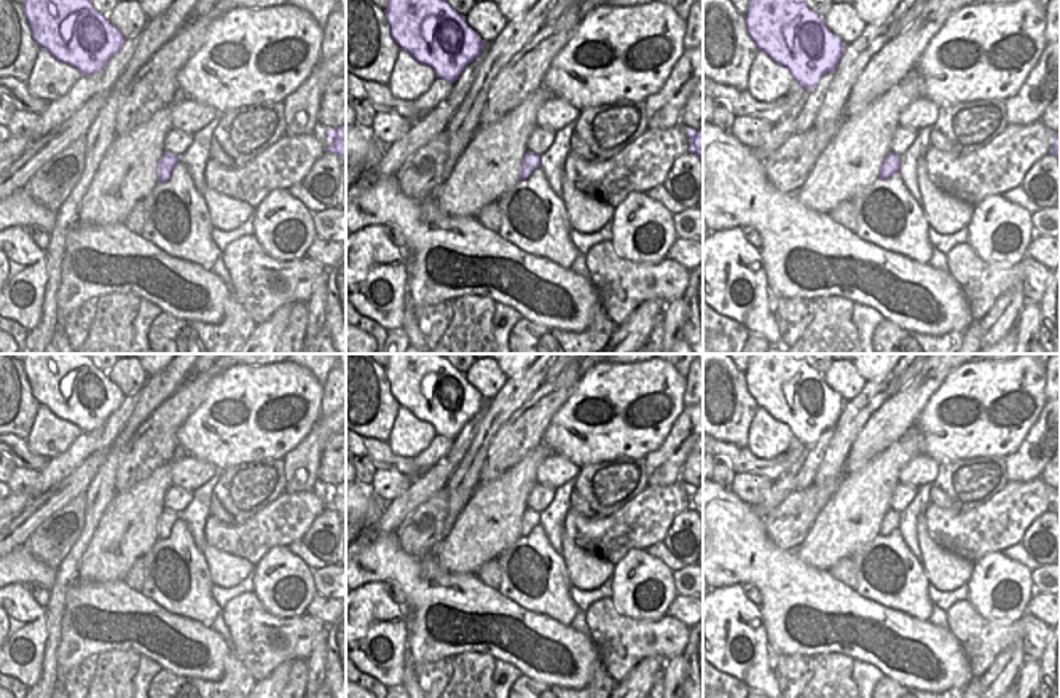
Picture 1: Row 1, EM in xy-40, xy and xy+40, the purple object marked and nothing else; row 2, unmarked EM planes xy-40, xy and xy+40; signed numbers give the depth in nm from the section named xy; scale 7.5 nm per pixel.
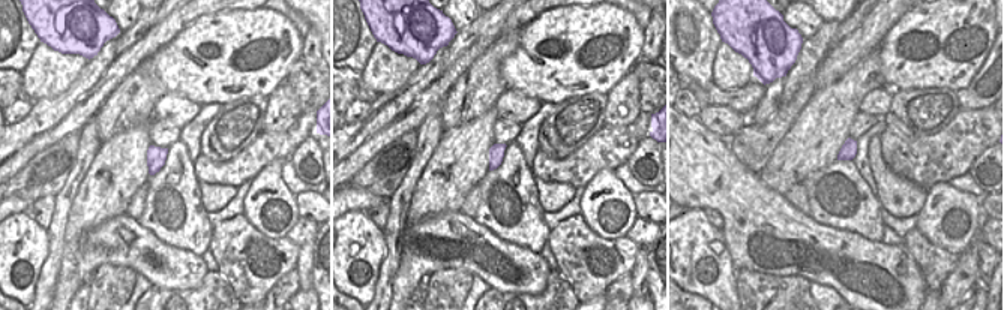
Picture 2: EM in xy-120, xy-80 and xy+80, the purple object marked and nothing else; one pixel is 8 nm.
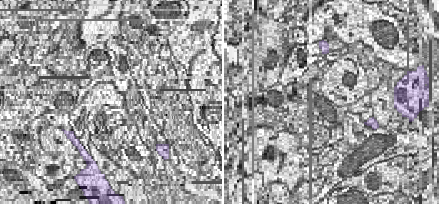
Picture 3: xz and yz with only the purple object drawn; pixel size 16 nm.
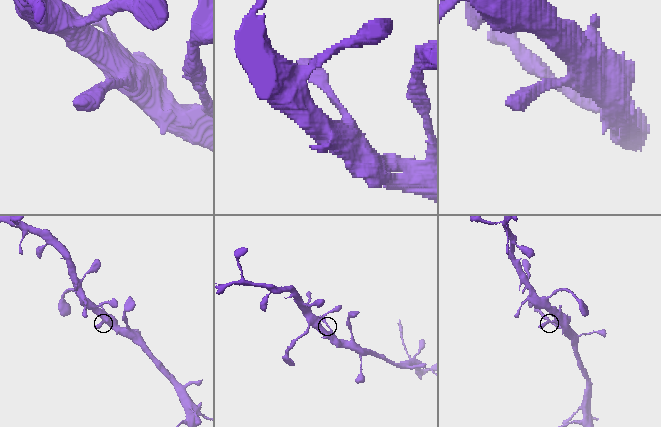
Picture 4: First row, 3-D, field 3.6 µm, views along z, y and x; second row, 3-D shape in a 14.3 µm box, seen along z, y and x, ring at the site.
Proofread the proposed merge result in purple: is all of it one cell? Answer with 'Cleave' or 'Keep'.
Keep

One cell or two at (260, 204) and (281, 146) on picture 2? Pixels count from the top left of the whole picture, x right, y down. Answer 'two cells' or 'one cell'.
two cells

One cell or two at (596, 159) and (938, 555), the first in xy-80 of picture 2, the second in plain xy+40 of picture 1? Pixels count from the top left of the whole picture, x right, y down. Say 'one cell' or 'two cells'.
two cells

